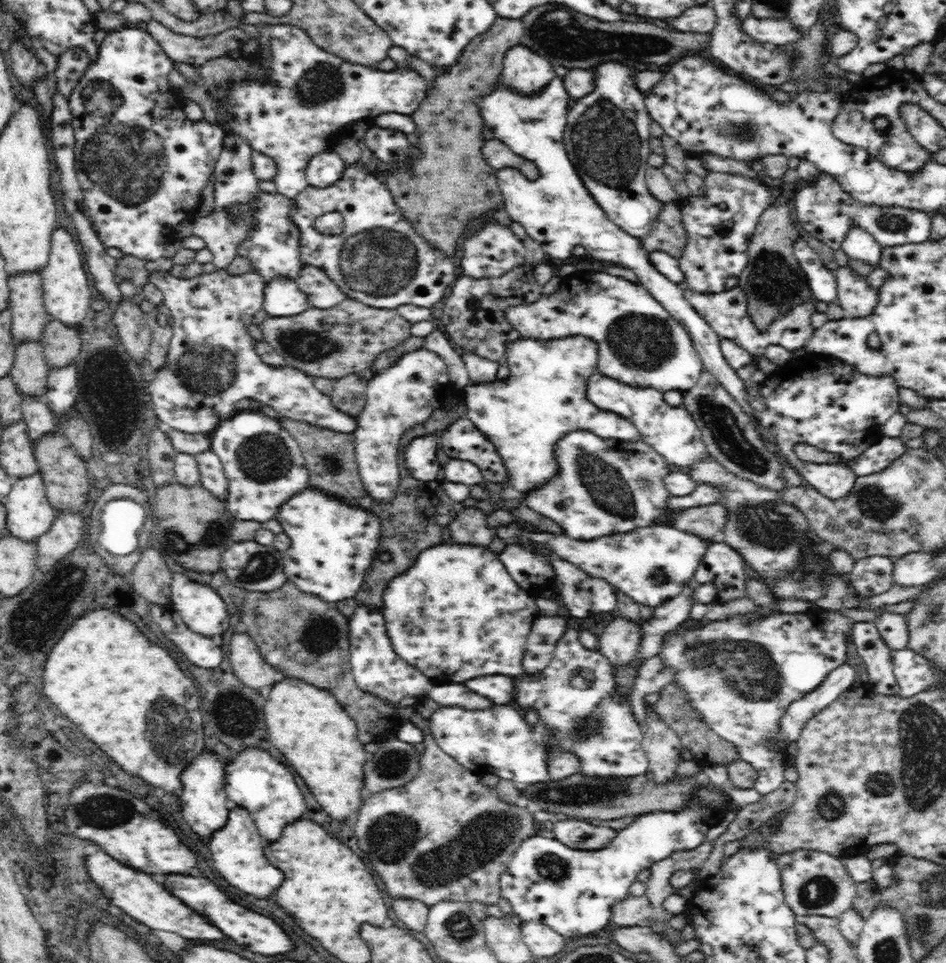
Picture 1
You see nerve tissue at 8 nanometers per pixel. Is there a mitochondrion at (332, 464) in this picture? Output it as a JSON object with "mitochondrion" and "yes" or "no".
{"mitochondrion":"yes"}

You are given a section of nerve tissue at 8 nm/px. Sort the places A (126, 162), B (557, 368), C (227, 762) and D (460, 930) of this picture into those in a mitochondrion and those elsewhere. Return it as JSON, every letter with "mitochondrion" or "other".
{"A":"mitochondrion","B":"other","C":"other","D":"mitochondrion"}

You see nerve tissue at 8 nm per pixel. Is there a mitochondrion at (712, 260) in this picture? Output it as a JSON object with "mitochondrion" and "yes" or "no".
{"mitochondrion":"no"}

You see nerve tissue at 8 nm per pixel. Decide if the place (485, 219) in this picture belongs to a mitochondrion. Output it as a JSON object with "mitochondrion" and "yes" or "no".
{"mitochondrion":"no"}

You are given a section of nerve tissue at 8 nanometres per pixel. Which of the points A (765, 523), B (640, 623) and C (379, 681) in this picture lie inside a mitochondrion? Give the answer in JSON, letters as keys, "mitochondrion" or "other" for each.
{"A":"mitochondrion","B":"other","C":"other"}

